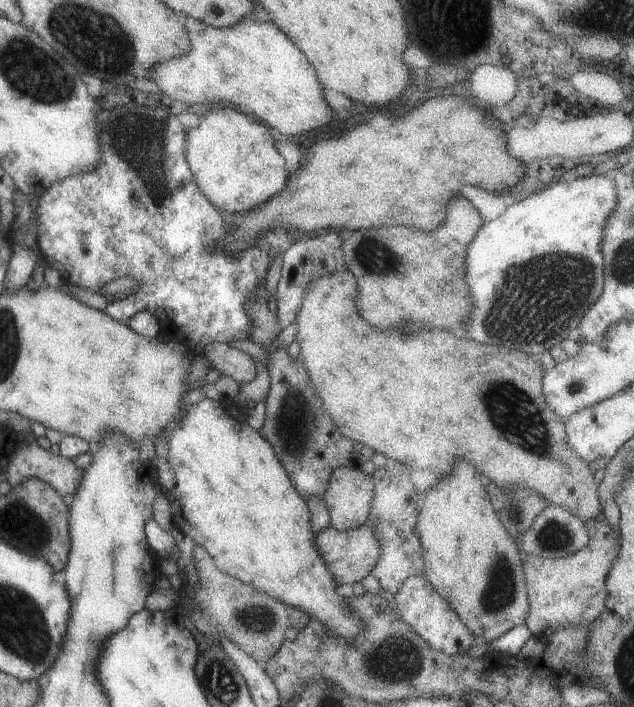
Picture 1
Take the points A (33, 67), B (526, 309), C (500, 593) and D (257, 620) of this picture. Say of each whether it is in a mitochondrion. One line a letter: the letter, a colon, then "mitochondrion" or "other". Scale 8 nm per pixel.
A: mitochondrion
B: mitochondrion
C: mitochondrion
D: mitochondrion

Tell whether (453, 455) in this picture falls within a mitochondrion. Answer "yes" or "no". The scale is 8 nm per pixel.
no

